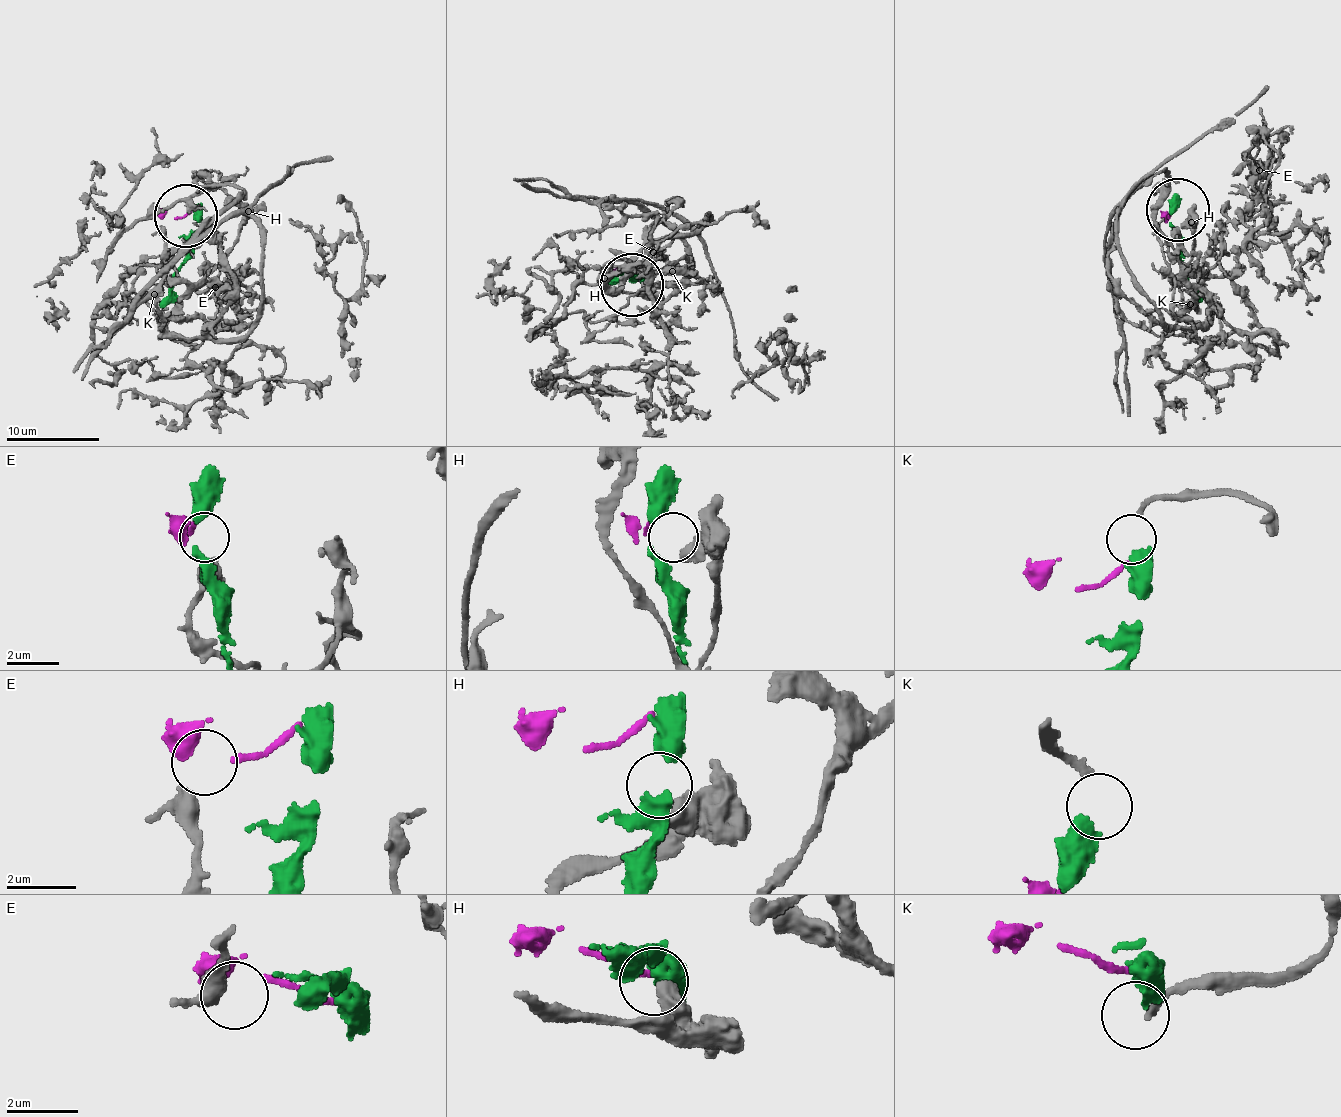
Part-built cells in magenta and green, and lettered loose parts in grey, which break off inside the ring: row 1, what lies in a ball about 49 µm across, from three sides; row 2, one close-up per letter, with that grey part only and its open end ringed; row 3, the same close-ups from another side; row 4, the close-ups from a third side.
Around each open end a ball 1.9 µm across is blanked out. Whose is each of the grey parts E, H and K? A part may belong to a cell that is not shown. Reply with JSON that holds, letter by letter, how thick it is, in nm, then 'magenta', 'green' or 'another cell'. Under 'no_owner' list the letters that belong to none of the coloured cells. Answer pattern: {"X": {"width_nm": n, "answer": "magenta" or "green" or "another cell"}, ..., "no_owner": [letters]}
{"E": {"width_nm": 420, "answer": "another cell"}, "H": {"width_nm": 600, "answer": "another cell"}, "K": {"width_nm": 200, "answer": "green"}, "no_owner": ["E", "H"]}

